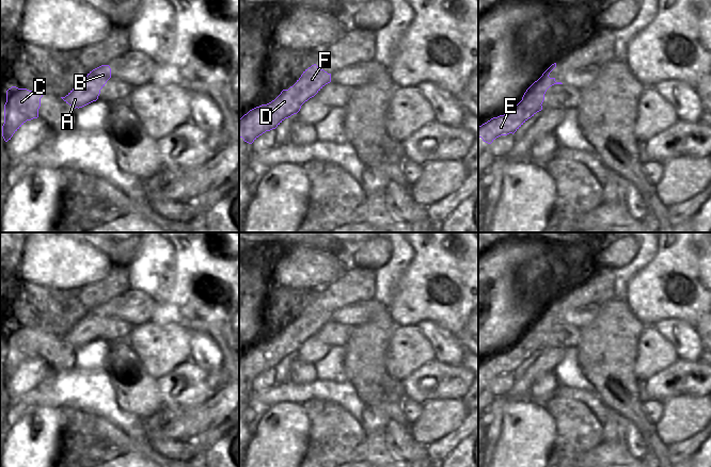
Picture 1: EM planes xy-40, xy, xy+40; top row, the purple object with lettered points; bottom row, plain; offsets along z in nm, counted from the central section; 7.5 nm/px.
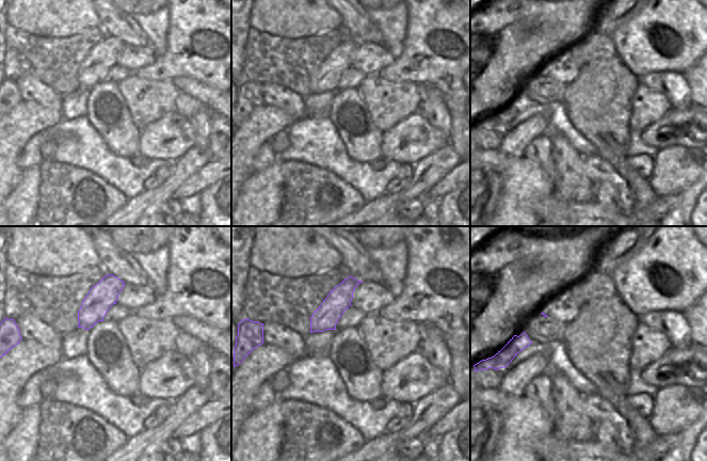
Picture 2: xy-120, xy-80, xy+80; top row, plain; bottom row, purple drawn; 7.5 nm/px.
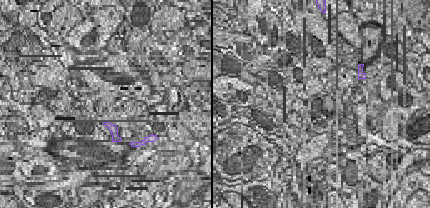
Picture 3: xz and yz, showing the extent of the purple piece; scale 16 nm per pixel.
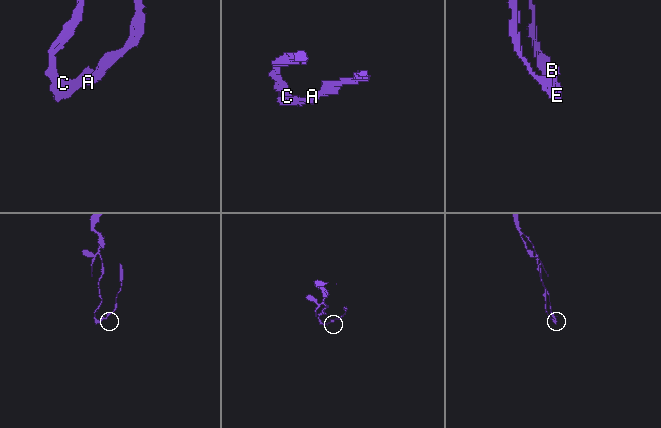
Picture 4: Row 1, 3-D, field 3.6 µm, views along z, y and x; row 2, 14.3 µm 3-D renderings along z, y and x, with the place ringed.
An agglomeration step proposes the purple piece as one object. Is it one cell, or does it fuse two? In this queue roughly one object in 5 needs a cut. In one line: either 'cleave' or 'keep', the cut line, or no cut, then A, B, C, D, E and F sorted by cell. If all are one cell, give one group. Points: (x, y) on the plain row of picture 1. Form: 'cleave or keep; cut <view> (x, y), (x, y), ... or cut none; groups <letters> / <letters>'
cleave; cut xy (294, 323), (301, 343); groups A B F / C D E

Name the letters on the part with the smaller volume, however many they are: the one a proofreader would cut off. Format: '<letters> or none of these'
A, B, F

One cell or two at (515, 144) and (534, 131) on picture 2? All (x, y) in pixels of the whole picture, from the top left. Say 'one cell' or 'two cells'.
one cell

